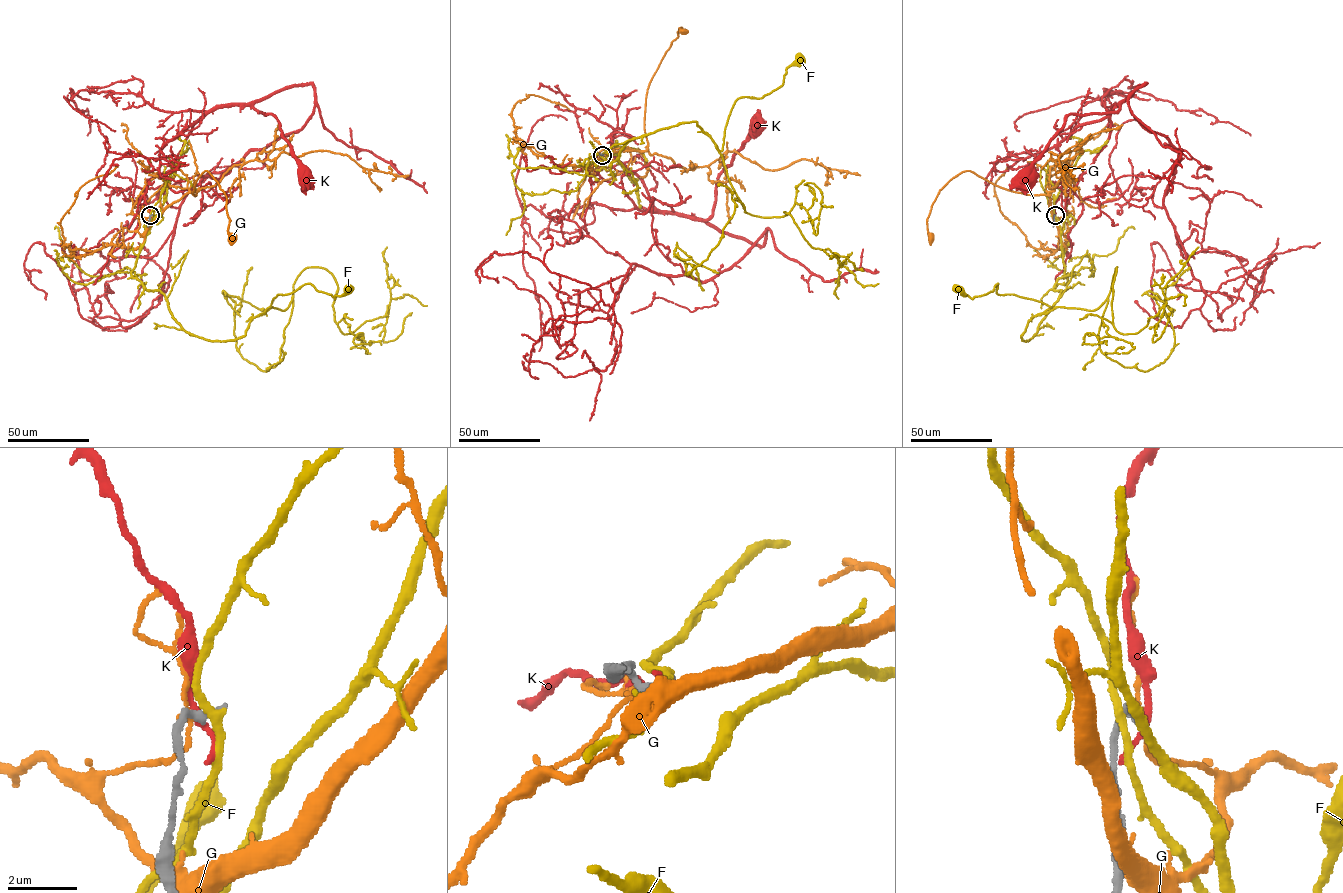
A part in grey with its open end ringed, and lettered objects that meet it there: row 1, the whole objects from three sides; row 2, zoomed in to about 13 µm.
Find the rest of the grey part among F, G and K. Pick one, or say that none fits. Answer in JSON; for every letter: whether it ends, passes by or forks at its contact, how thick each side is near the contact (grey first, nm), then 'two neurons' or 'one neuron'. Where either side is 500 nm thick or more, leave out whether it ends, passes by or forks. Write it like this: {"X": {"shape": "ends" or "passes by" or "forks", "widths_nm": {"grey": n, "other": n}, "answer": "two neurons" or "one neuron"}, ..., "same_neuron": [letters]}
{"F": {"shape": "passes by", "widths_nm": {"grey": 220, "other": 240}, "answer": "two neurons"}, "G": {"shape": "passes by", "widths_nm": {"grey": 280, "other": 120}, "answer": "two neurons"}, "K": {"shape": "passes by", "widths_nm": {"grey": 280, "other": 180}, "answer": "two neurons"}, "same_neuron": []}

